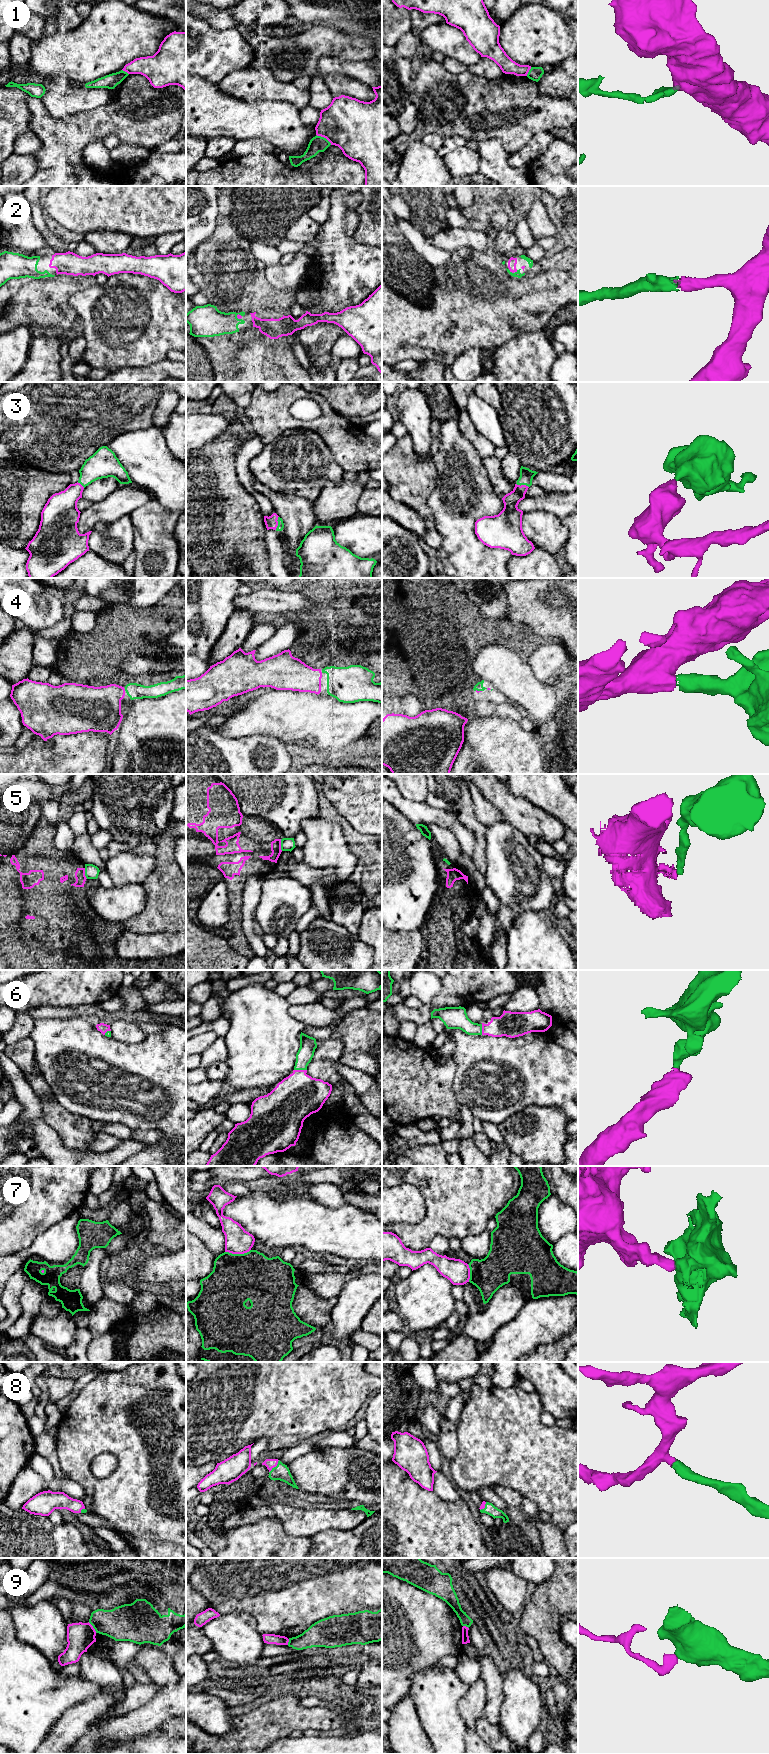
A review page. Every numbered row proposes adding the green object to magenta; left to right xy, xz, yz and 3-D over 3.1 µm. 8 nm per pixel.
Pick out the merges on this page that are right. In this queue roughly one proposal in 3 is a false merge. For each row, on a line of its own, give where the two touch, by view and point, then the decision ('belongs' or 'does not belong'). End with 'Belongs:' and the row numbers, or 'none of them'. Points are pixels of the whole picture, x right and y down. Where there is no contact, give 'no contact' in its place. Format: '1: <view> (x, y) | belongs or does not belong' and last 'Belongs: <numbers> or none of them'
1: xz (324, 137) | does not belong
2: yz (511, 271) | belongs
3: xz (277, 523) | belongs
4: yz (478, 691) | belongs
5: xz (280, 845) | does not belong
6: xz (300, 1070) | belongs
7: xz (237, 1253) | does not belong
8: xz (275, 1466) | belongs
9: xy (92, 1627) | does not belong
Belongs: 2, 3, 4, 6, 8

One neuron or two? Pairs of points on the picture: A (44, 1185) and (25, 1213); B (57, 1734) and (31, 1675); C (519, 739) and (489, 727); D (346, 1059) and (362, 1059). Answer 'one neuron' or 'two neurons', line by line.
A: one neuron
B: two neurons
C: one neuron
D: one neuron

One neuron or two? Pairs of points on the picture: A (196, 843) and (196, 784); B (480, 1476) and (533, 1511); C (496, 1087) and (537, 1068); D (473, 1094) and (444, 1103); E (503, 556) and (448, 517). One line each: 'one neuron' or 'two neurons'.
A: one neuron
B: two neurons
C: one neuron
D: two neurons
E: one neuron

